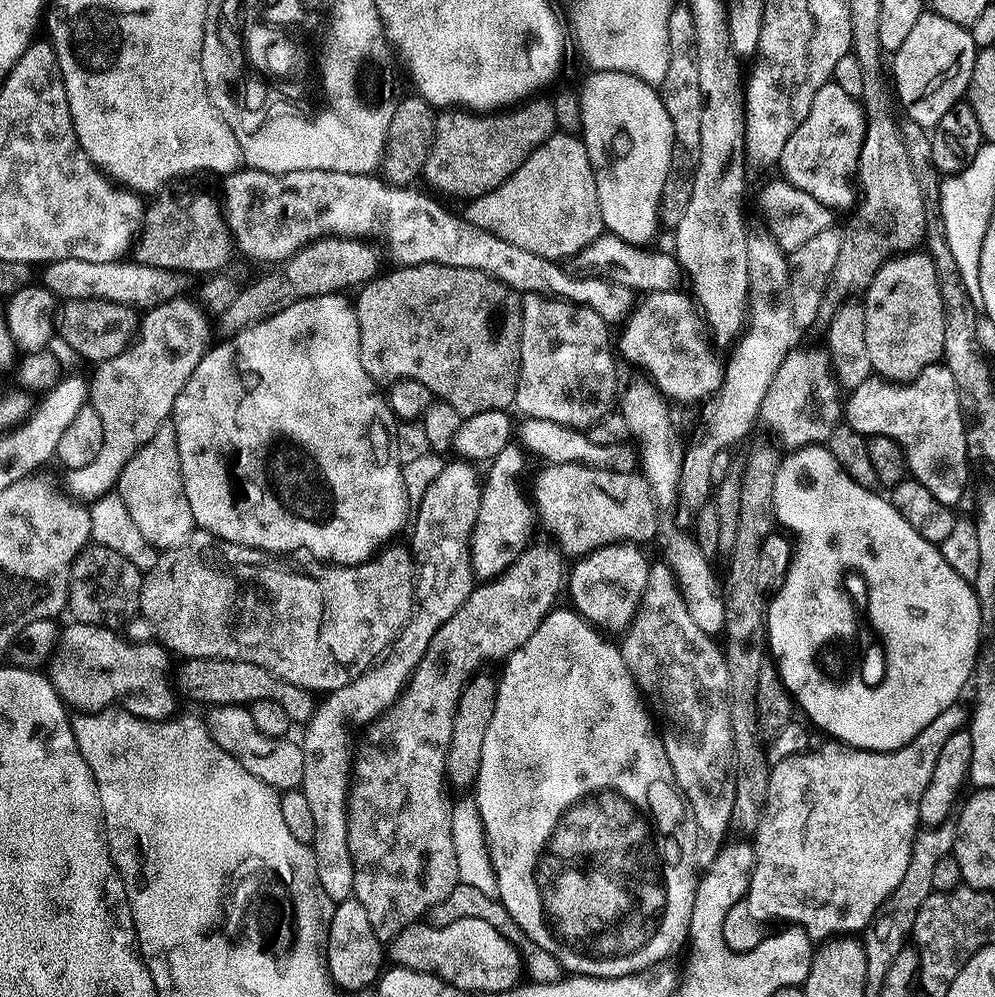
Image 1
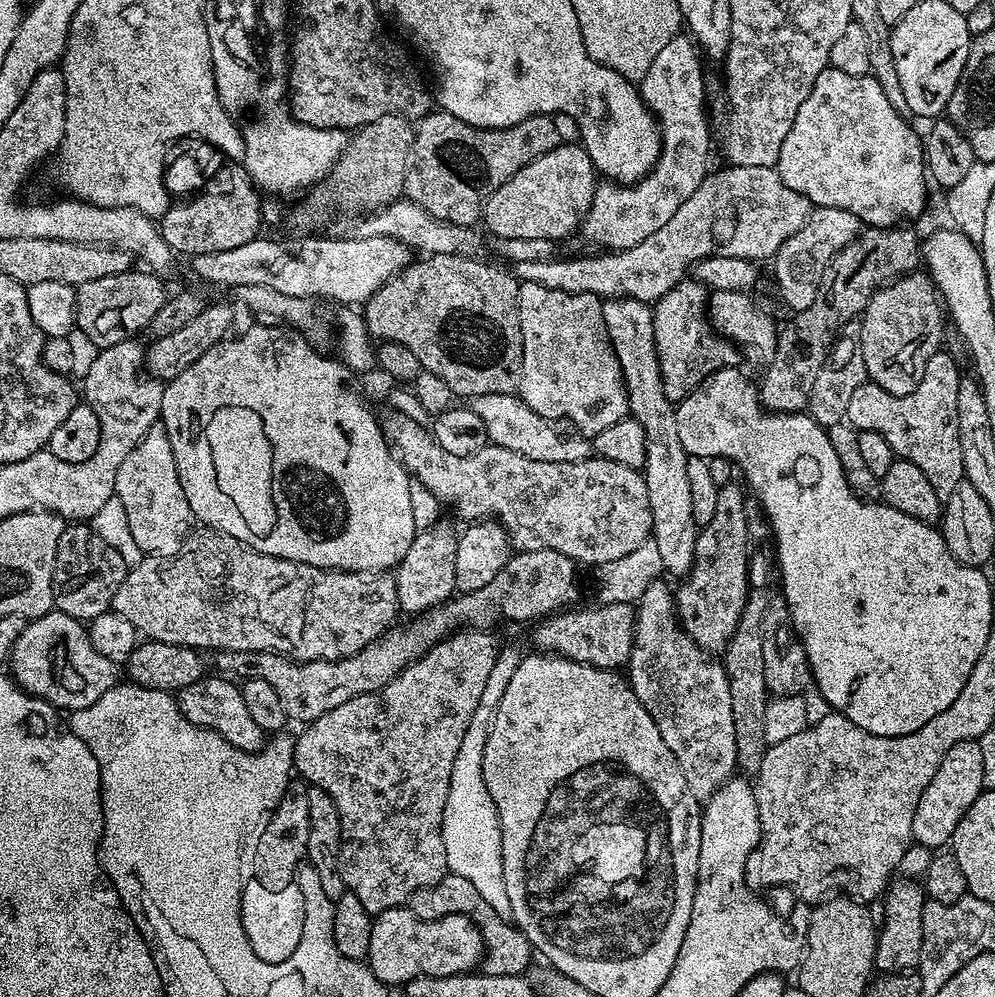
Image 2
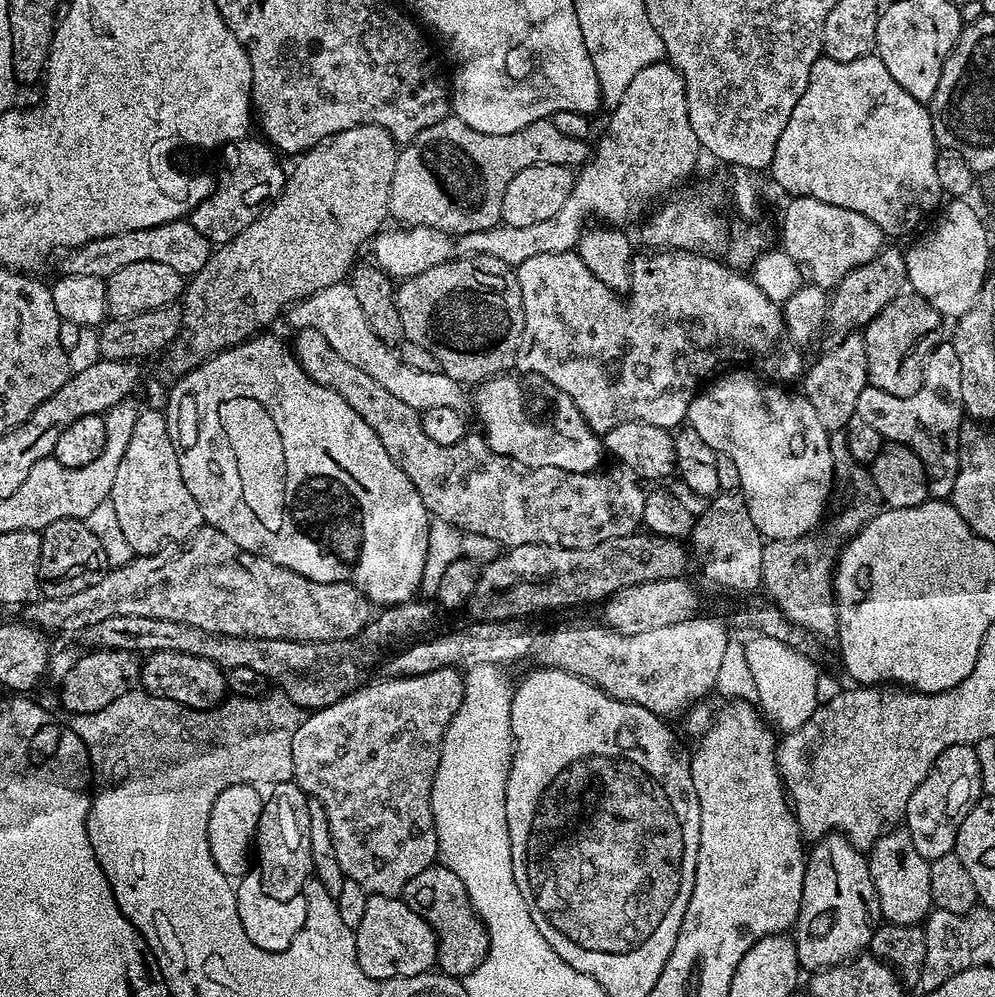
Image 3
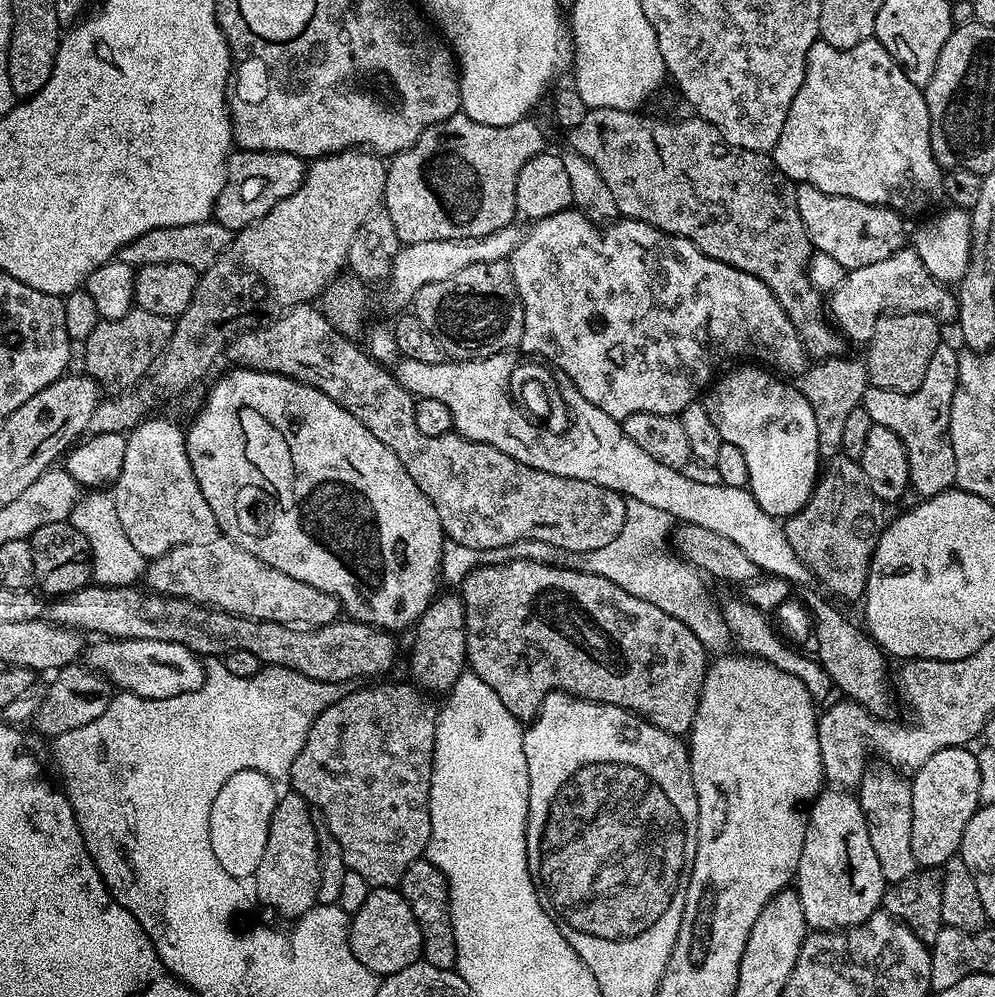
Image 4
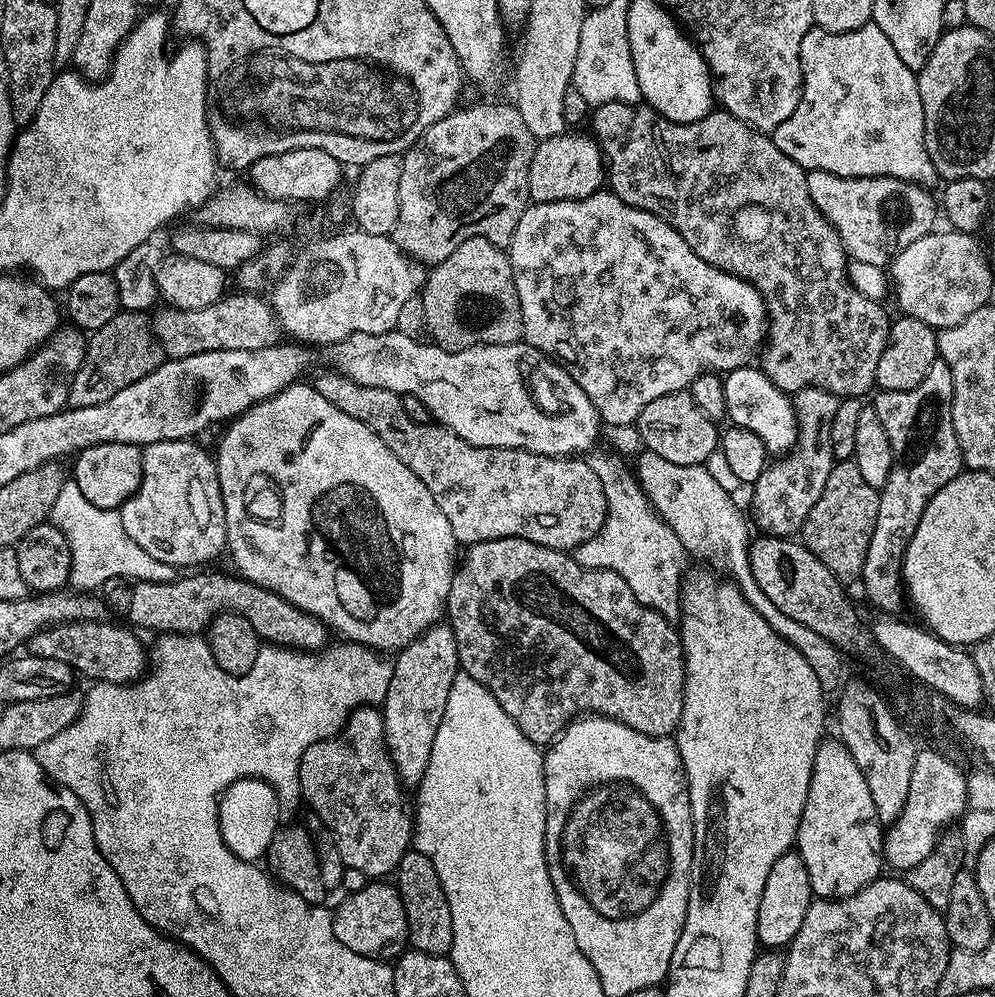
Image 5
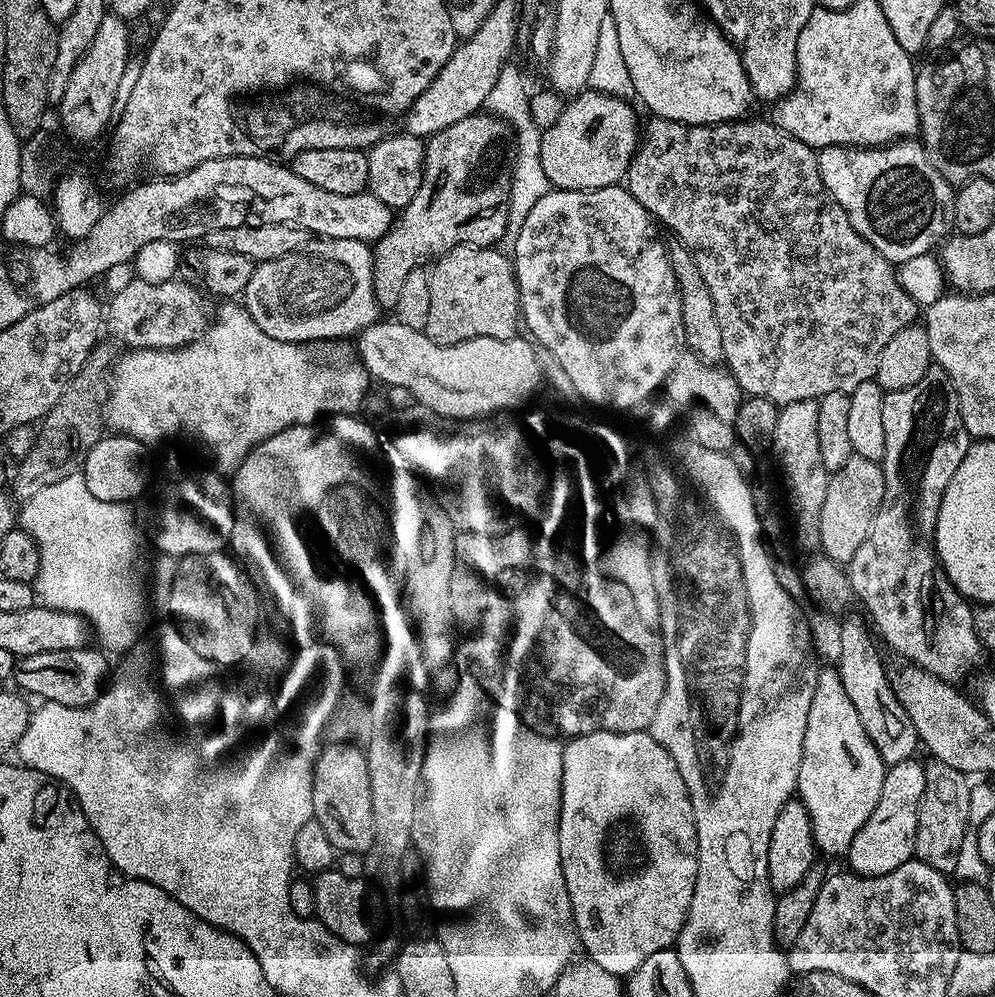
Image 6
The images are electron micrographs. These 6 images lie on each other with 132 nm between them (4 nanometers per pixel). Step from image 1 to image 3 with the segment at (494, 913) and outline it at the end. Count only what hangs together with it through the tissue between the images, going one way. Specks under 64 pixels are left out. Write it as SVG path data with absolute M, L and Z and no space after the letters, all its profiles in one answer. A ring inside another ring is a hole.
M437 862L422 874L414 874L410 882L406 882L402 899L414 914L418 914L434 930L436 935L435 967L445 976L463 978L475 970L488 956L488 931L480 920L480 915L472 909L470 898L466 894L466 886L462 886L462 878L454 874L454 870Z

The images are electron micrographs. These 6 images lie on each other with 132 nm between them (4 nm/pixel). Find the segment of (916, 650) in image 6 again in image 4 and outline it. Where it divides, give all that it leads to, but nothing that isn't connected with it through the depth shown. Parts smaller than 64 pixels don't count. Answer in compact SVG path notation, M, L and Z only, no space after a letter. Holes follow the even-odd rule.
M941 342L934 350L934 358L930 358L930 366L926 370L926 378L922 378L922 386L913 392L895 392L869 386L864 392L863 408L870 414L873 424L886 426L886 430L894 430L898 438L902 438L902 446L906 446L906 454L910 462L911 491L917 492L917 497L927 498L937 496L939 492L949 491L956 482L956 467L954 466L954 446L950 442L948 427L950 426L950 406L954 394L958 391L958 352L952 349L948 342Z

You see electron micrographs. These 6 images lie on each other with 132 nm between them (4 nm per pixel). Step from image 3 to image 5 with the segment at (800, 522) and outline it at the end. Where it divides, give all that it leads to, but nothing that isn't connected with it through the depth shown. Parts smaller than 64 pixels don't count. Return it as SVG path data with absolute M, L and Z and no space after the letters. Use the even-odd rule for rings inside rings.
M752 367L736 368L723 377L727 419L737 428L758 434L770 454L787 454L796 445L796 412L789 393L774 386L763 367Z

